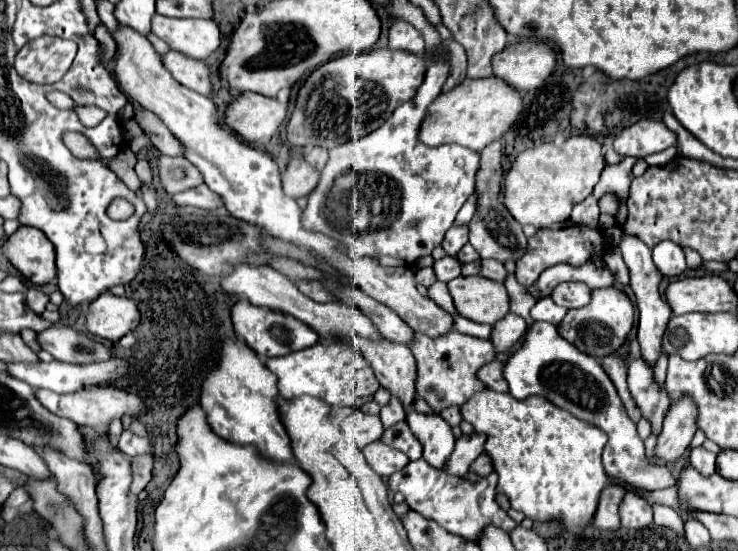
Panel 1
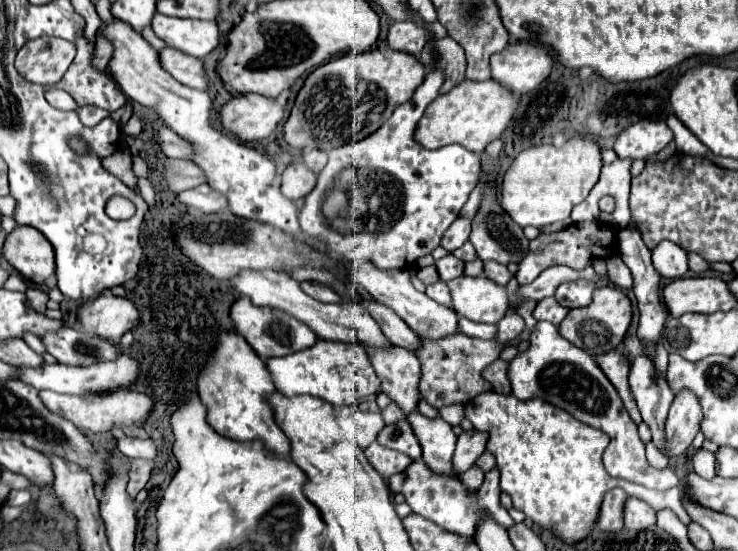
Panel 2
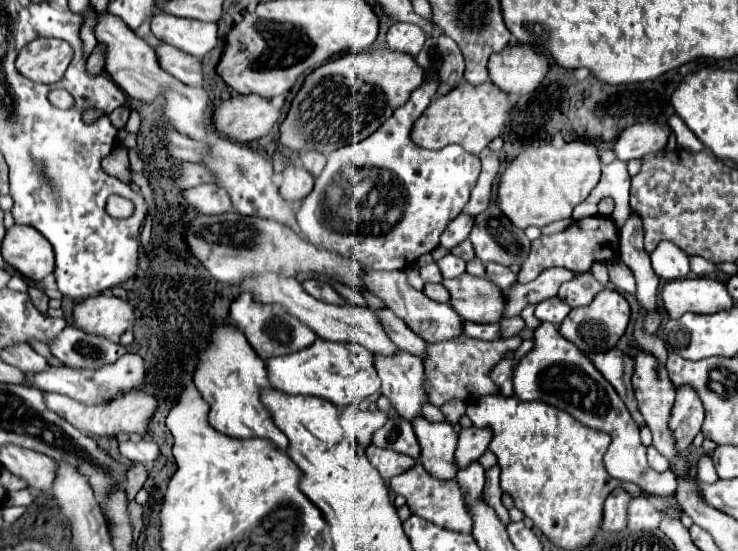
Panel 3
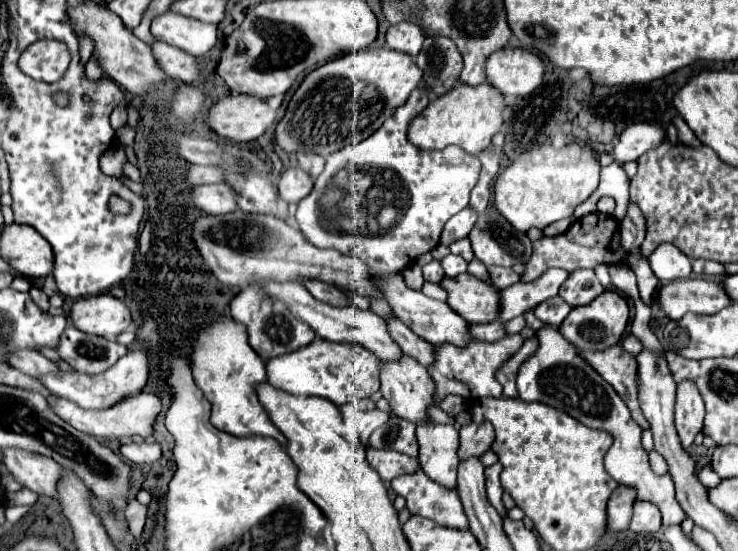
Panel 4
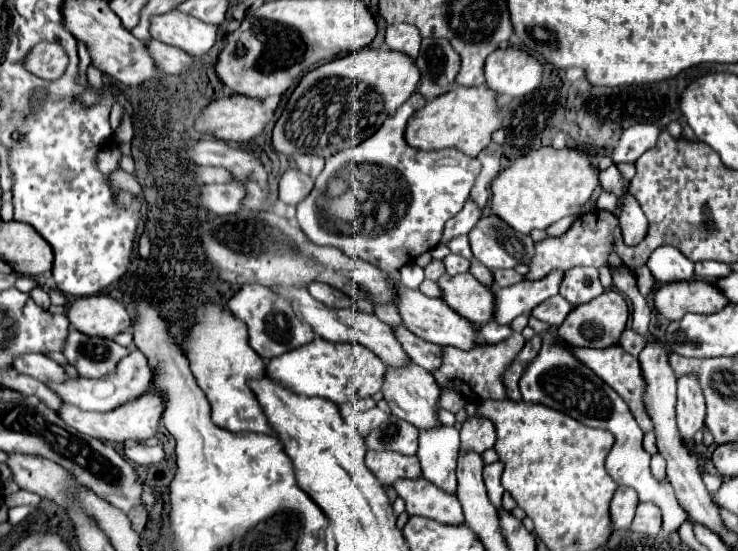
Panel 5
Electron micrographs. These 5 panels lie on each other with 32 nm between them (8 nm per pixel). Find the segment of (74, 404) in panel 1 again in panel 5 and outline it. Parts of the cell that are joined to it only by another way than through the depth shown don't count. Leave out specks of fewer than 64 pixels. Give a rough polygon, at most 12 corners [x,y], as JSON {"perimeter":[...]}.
{"perimeter":[[142,394],[110,412],[62,402],[58,416],[104,442],[156,436],[162,398]]}

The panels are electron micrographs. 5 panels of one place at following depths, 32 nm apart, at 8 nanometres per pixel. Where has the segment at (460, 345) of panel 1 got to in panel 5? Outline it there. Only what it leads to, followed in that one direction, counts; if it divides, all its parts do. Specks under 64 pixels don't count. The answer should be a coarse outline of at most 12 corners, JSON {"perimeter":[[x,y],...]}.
{"perimeter":[[514,332],[472,350],[444,346],[440,390],[466,400],[506,396],[500,374],[522,350]]}

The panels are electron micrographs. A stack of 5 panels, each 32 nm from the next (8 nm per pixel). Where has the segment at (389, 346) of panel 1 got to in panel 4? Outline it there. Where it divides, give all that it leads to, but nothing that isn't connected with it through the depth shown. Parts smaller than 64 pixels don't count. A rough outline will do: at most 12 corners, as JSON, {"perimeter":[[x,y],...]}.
{"perimeter":[[412,356],[380,362],[394,416],[428,422],[432,380]]}

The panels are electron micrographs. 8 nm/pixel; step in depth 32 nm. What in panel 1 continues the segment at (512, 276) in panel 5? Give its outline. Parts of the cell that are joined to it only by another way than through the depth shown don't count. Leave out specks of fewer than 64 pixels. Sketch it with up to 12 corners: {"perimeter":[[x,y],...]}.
{"perimeter":[[482,260],[484,278],[504,282],[504,264]]}

